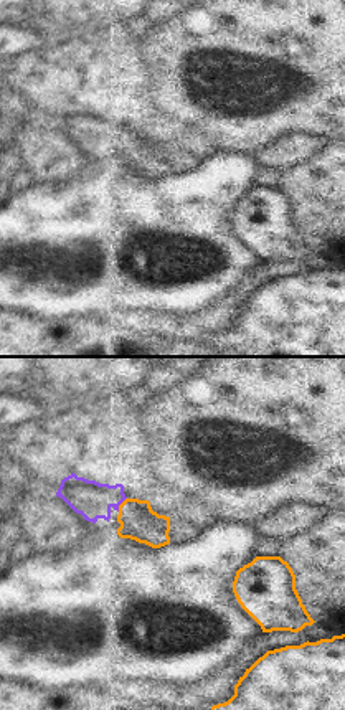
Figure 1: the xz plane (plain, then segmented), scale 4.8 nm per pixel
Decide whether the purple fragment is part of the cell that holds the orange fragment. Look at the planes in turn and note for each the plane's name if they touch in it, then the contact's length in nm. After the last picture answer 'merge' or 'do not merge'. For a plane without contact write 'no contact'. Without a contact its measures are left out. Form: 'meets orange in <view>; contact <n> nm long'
meets orange in xz; contact 80 nm long

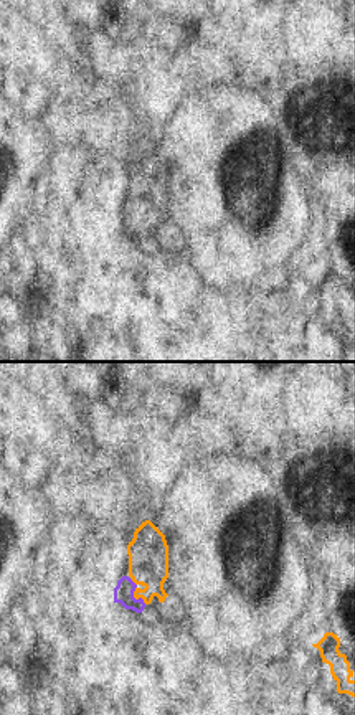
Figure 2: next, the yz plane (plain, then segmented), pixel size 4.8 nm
meets orange in yz; contact 140 nm long

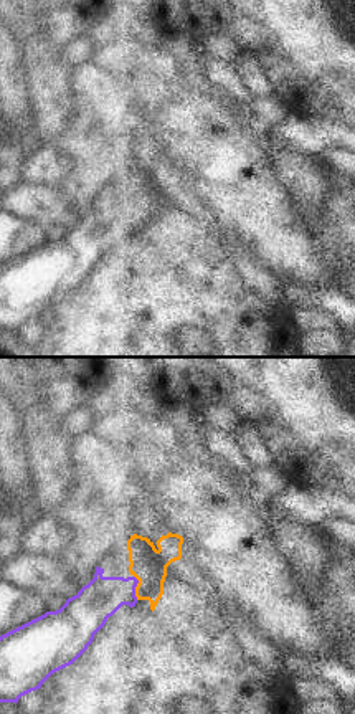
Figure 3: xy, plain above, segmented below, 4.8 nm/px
meets orange in xy; contact 120 nm long

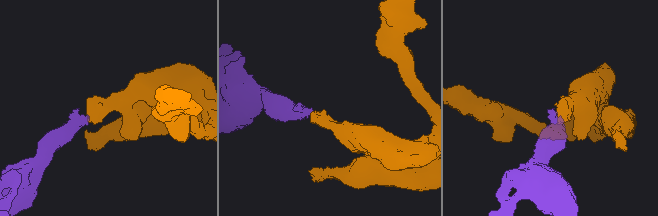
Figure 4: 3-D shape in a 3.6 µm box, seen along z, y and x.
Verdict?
merge

